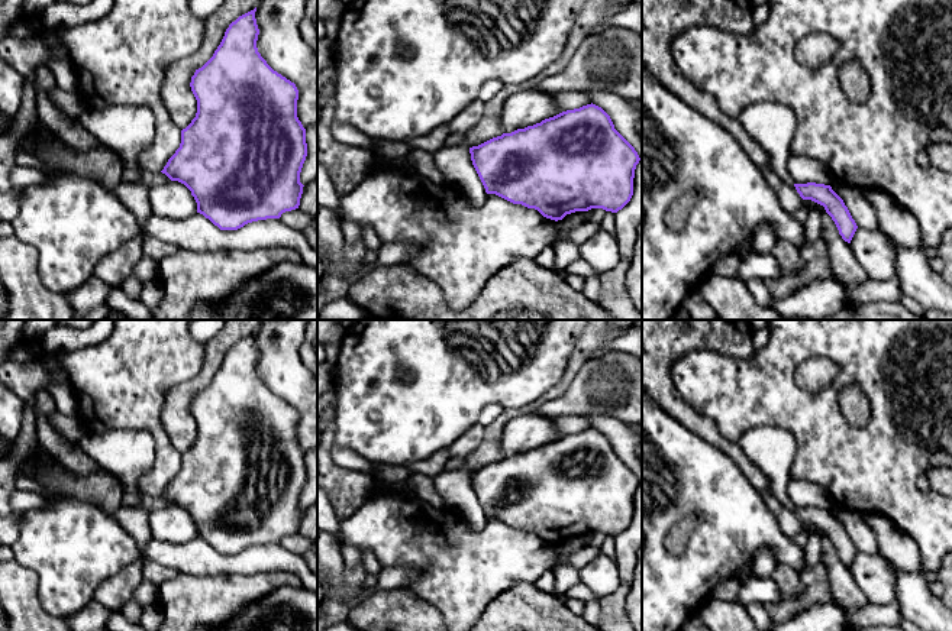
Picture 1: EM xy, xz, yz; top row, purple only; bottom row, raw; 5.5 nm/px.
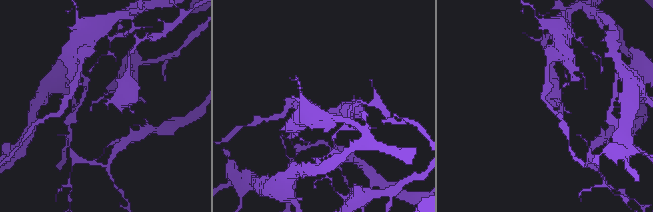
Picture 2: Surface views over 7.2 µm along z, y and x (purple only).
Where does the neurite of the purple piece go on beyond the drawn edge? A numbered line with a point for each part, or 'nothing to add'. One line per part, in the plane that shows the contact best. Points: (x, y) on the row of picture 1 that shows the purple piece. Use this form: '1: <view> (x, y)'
nothing to add

